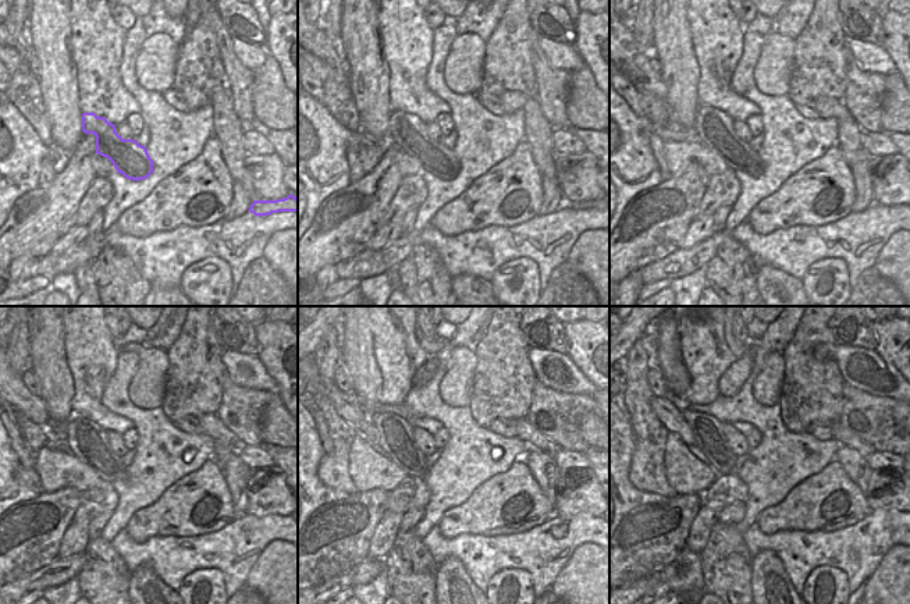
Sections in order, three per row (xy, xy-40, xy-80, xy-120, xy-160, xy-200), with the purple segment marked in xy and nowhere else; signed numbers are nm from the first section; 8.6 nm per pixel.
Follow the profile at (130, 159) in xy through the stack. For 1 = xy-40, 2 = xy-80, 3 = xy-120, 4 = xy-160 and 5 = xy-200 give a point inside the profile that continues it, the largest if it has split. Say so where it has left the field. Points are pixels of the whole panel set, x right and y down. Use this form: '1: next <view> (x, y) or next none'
1: next xy-40 (406, 132)
2: next xy-80 (713, 128)
3: next xy-120 (88, 440)
4: next xy-160 (394, 433)
5: next xy-200 (708, 437)

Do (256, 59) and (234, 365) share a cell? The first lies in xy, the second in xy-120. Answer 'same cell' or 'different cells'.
same cell

